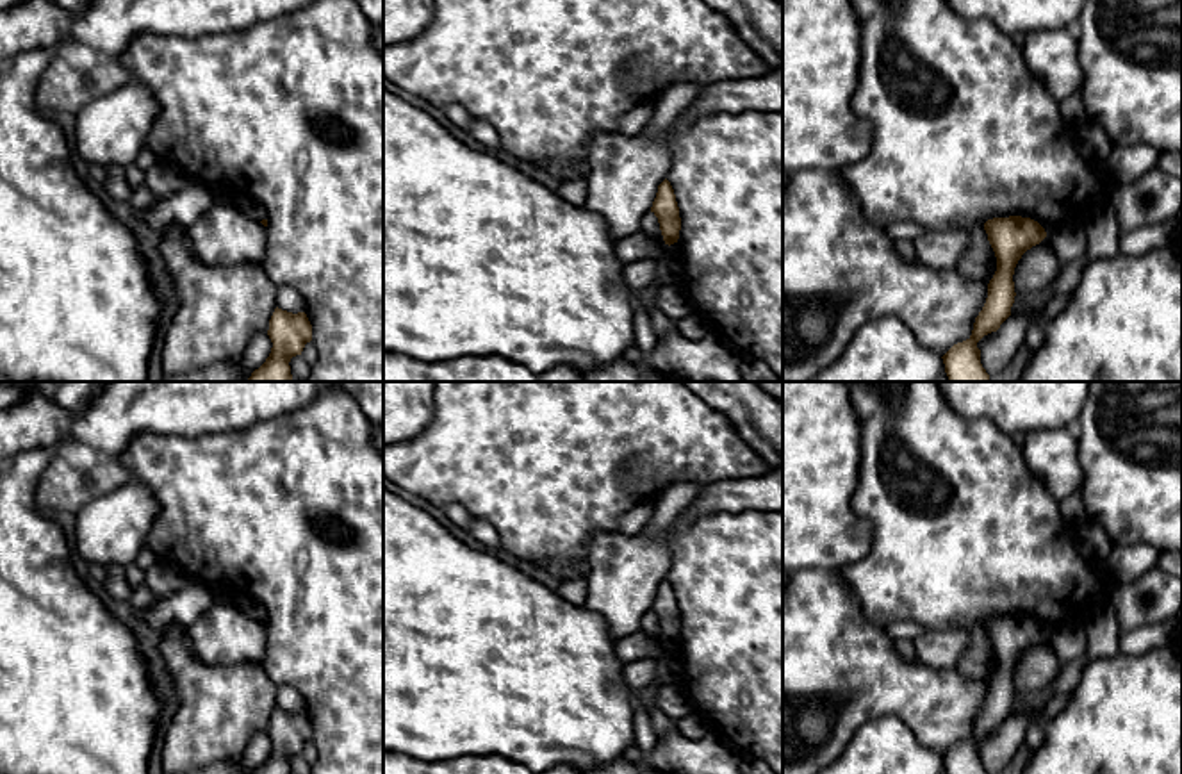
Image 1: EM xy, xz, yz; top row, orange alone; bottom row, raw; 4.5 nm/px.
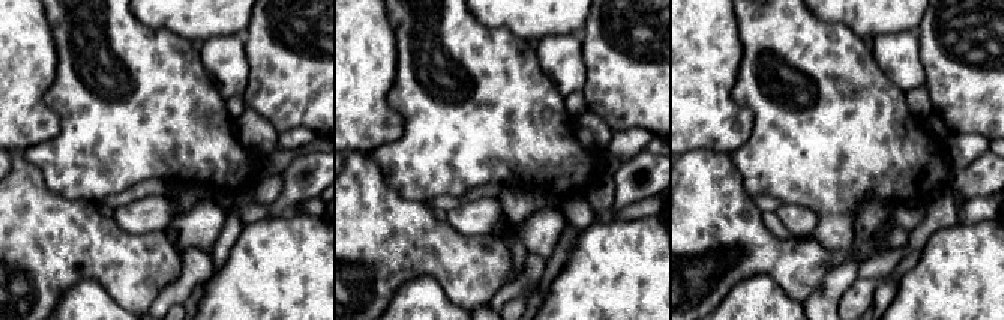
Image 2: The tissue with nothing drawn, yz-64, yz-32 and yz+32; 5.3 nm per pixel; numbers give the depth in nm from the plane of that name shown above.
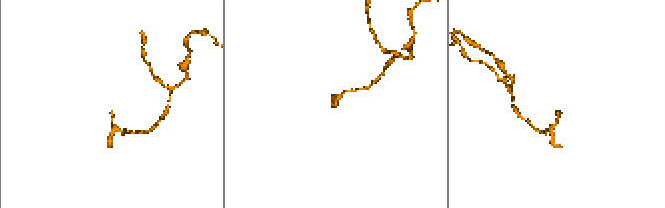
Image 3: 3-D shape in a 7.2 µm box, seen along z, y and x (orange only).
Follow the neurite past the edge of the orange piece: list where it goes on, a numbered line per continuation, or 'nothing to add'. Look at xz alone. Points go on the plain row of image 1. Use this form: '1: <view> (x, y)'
nothing to add

